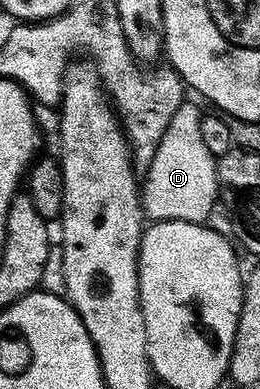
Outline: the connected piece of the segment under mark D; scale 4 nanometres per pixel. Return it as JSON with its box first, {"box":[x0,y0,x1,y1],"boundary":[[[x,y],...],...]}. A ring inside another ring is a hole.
{"box":[140,103,219,225],"boundary":[[[192,103],[180,107],[156,151],[151,169],[144,173],[140,196],[145,216],[151,222],[183,221],[200,225],[209,222],[209,217],[214,213],[214,204],[219,204],[218,161],[203,140],[203,116],[203,110],[198,110]]]}

